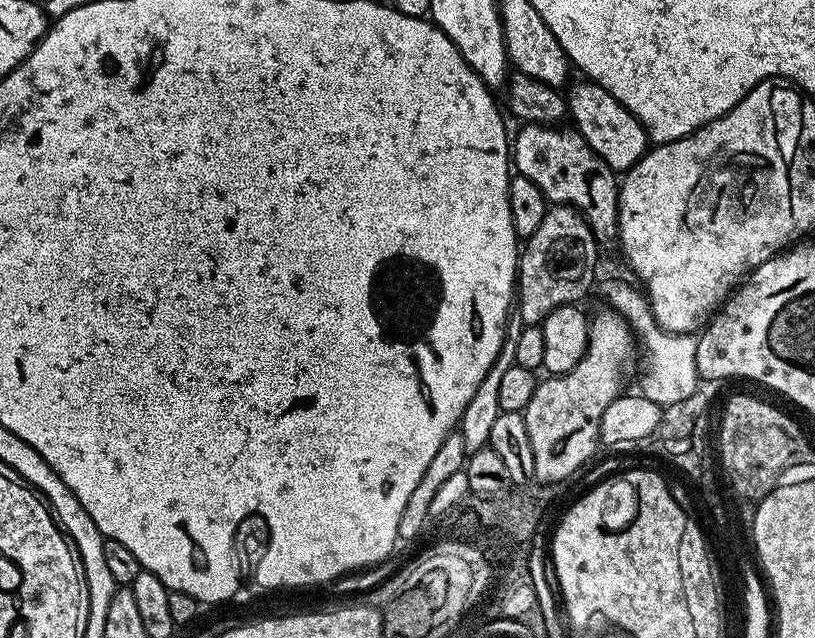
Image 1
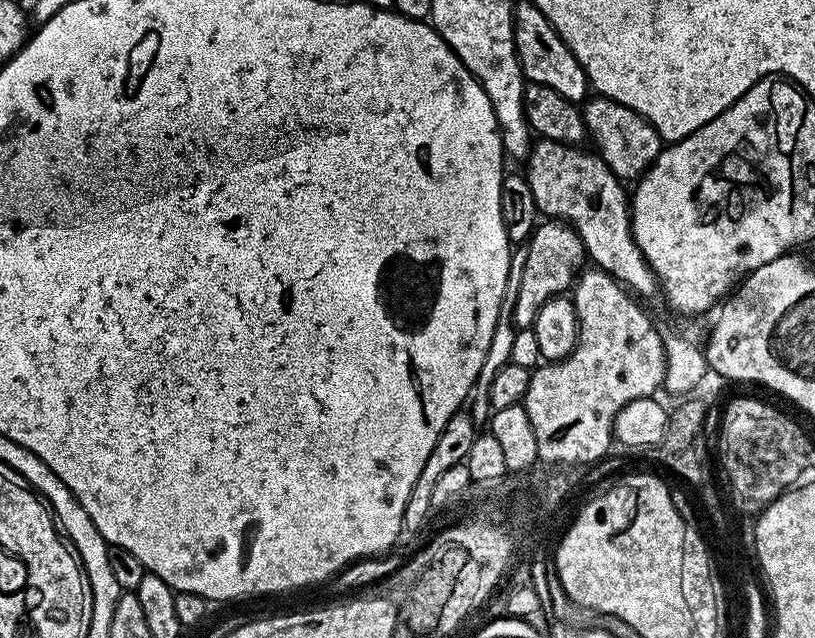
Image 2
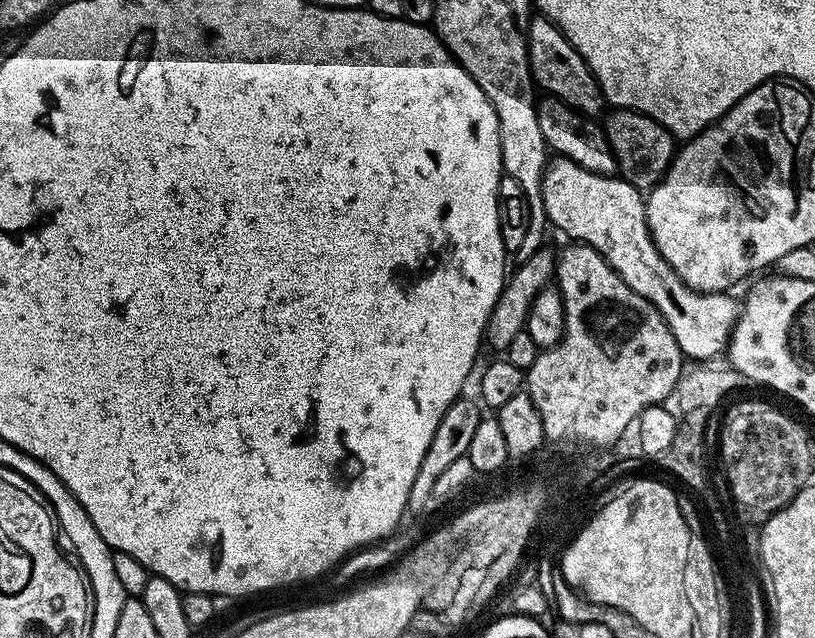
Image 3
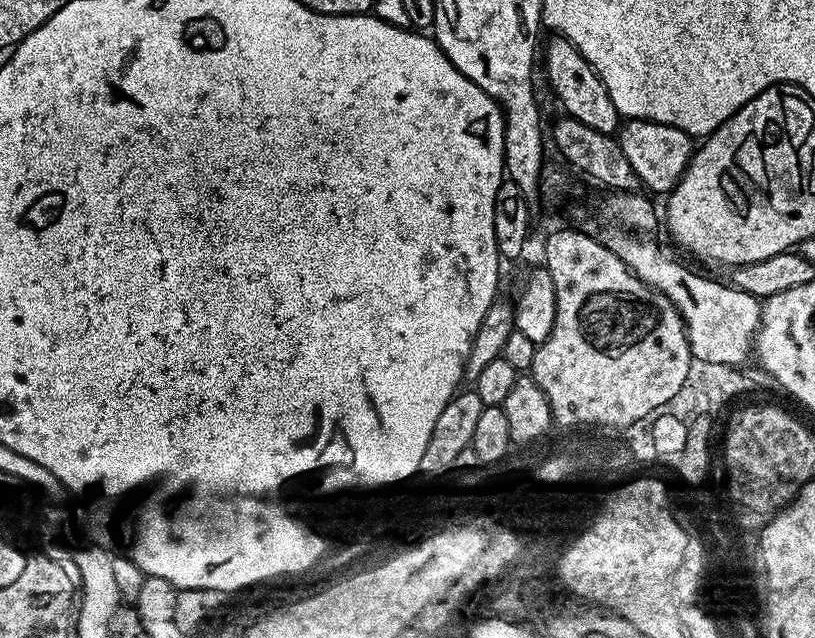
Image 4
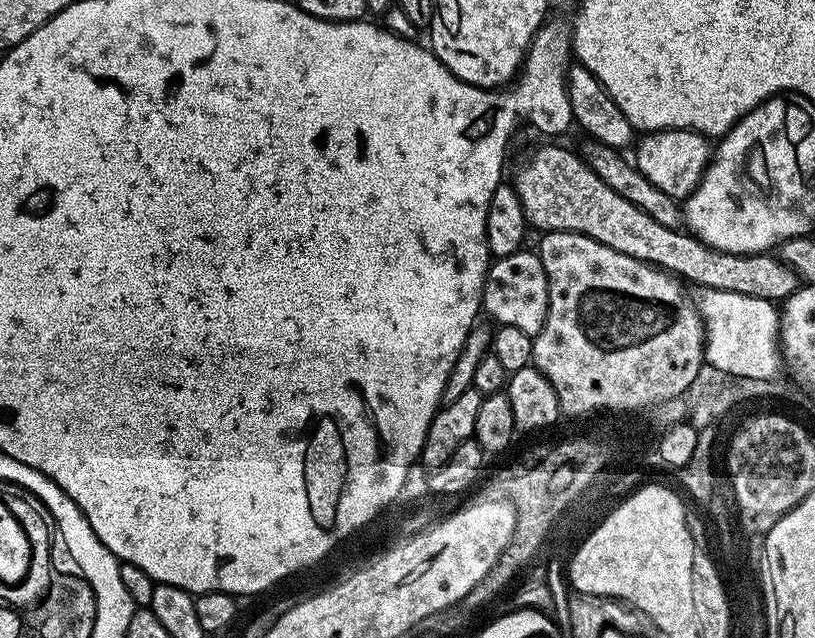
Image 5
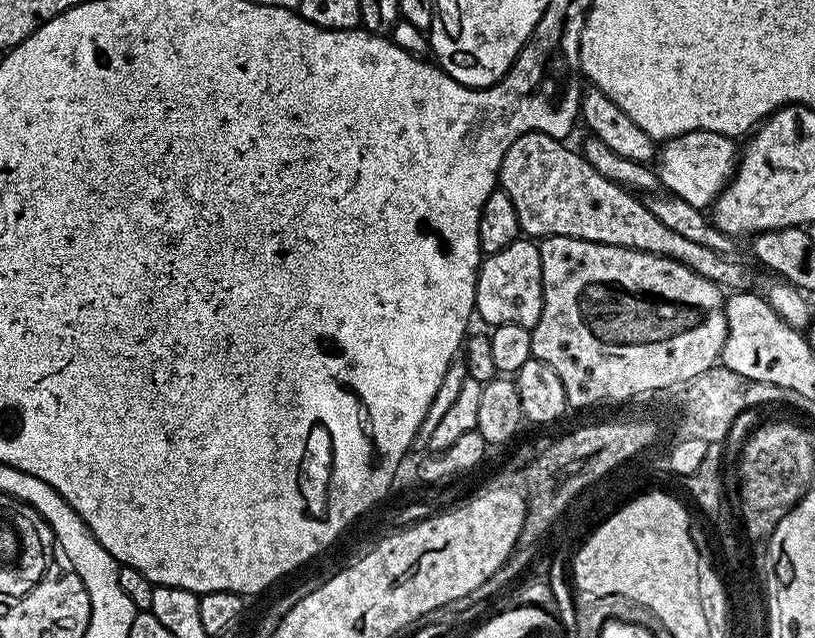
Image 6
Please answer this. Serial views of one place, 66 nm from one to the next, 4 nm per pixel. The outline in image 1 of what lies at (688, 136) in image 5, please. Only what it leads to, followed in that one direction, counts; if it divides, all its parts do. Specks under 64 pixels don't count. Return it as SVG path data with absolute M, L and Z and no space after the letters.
M580 78L574 84L566 92L571 123L582 134L582 138L586 138L590 150L594 150L594 154L598 154L598 158L606 162L606 166L610 166L617 174L627 172L644 157L650 147L642 122L638 122L638 118L634 118L634 114L630 114L630 110L626 110L626 106L622 106L622 102L614 98L614 94L610 94L610 90L606 90L595 80Z

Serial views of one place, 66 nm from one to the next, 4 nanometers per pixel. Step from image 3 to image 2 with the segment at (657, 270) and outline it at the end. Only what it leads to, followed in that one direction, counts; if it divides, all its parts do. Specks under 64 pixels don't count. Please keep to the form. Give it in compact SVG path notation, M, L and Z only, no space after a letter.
M537 139L532 146L532 153L526 161L526 179L534 193L537 213L541 217L563 220L582 238L587 259L607 276L613 276L637 297L657 295L658 281L655 272L646 262L642 250L638 250L632 233L632 210L630 196L622 181L606 166L595 151L583 152L583 147L575 144L563 144L553 140Z

